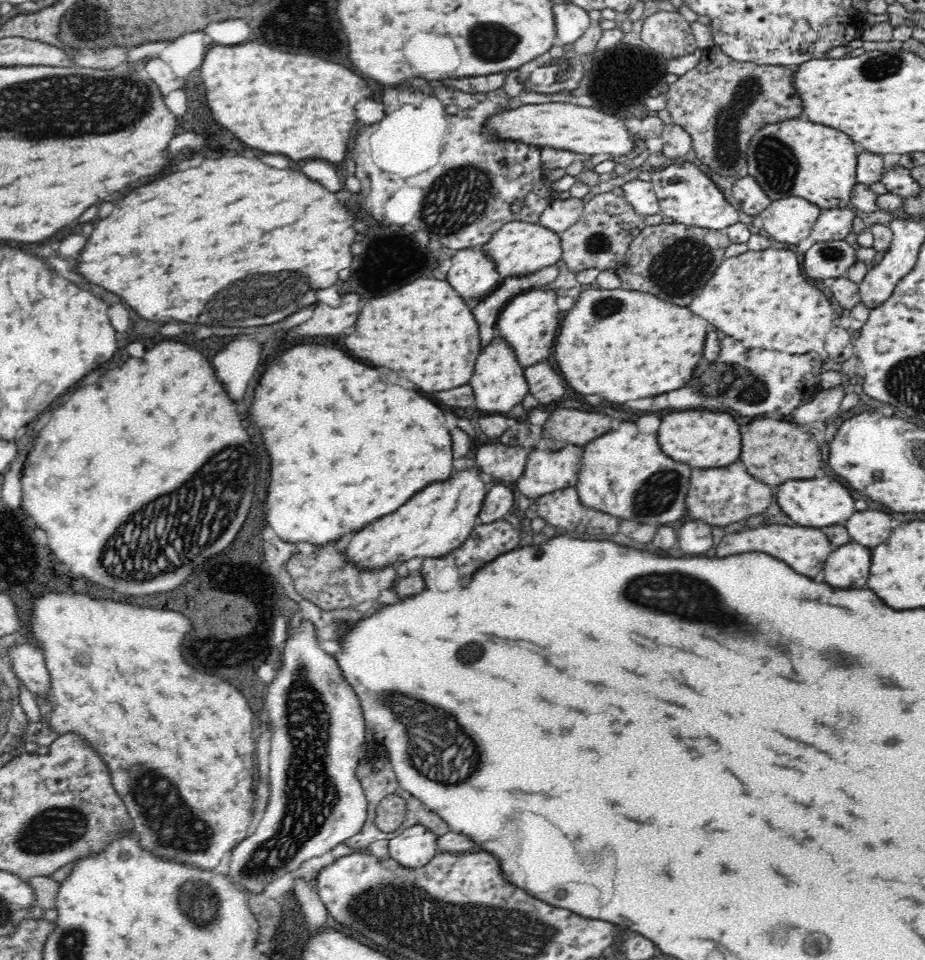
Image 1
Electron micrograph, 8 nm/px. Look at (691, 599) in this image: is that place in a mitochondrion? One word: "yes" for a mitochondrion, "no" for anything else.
yes

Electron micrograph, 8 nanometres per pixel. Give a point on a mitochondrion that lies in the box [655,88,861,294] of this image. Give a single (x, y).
(777, 162)

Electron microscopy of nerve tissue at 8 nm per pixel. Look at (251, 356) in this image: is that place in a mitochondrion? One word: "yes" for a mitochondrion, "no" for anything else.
no

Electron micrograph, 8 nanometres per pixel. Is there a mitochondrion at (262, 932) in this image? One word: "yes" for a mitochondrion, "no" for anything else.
no

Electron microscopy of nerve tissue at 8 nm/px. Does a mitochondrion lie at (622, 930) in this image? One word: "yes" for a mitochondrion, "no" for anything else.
no

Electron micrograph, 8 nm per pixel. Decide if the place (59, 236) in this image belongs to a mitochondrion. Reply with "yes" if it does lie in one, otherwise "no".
no

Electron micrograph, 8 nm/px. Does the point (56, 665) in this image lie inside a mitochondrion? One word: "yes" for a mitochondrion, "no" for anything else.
no

